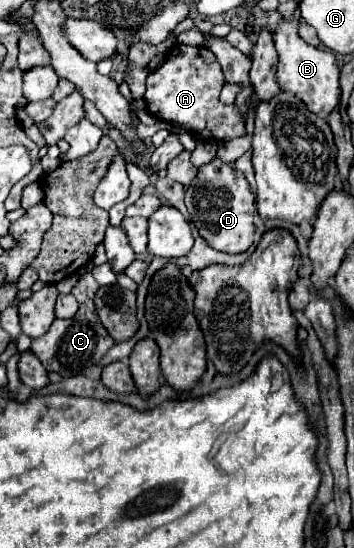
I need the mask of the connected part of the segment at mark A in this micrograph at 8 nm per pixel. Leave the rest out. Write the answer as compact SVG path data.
M176 43L166 55L164 63L148 73L144 101L156 121L186 127L198 141L230 141L244 137L246 127L236 105L224 105L220 91L224 87L224 73L216 55L206 47L190 47Z

